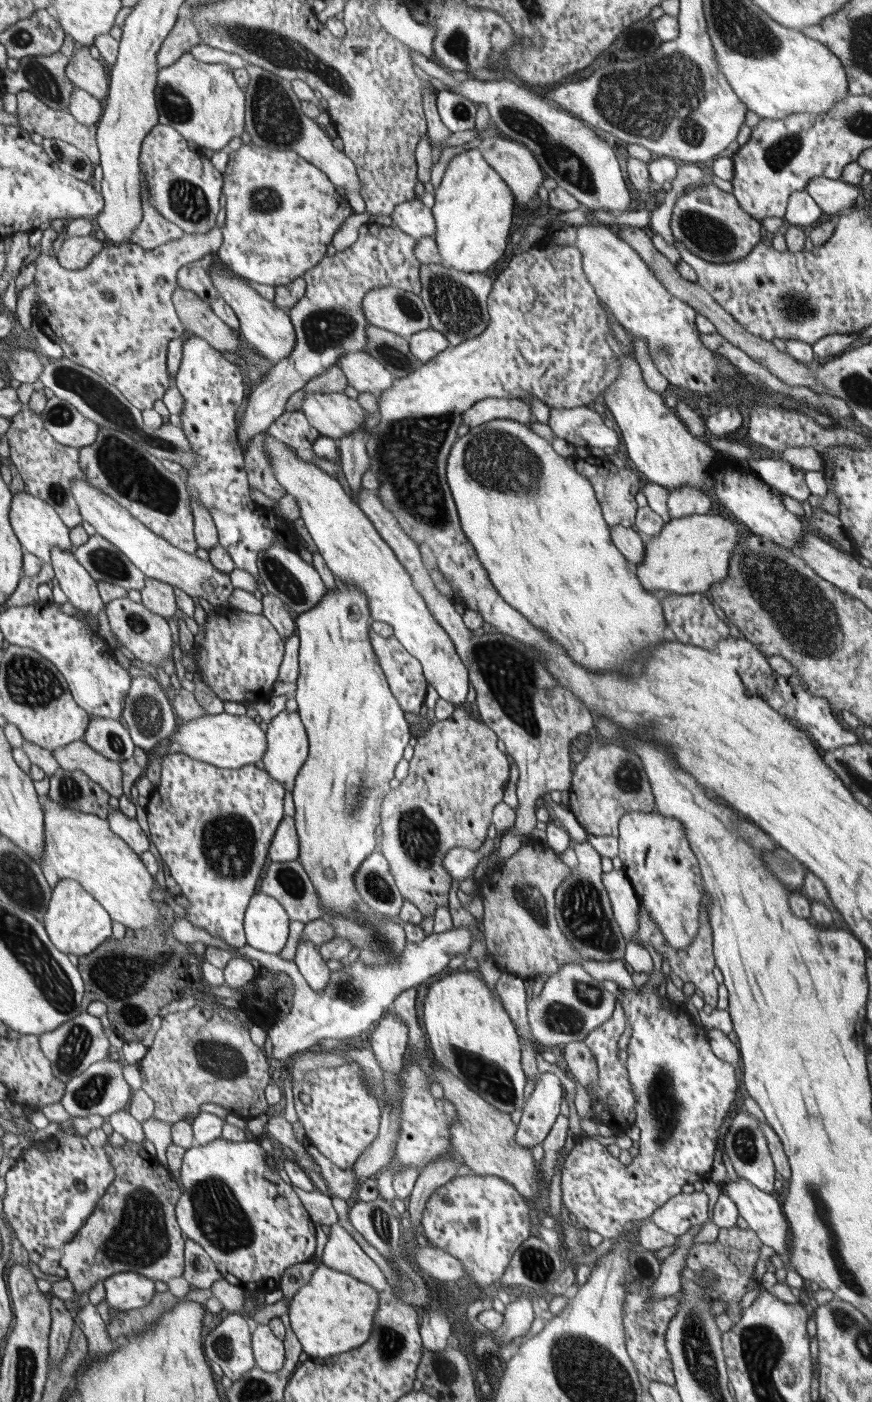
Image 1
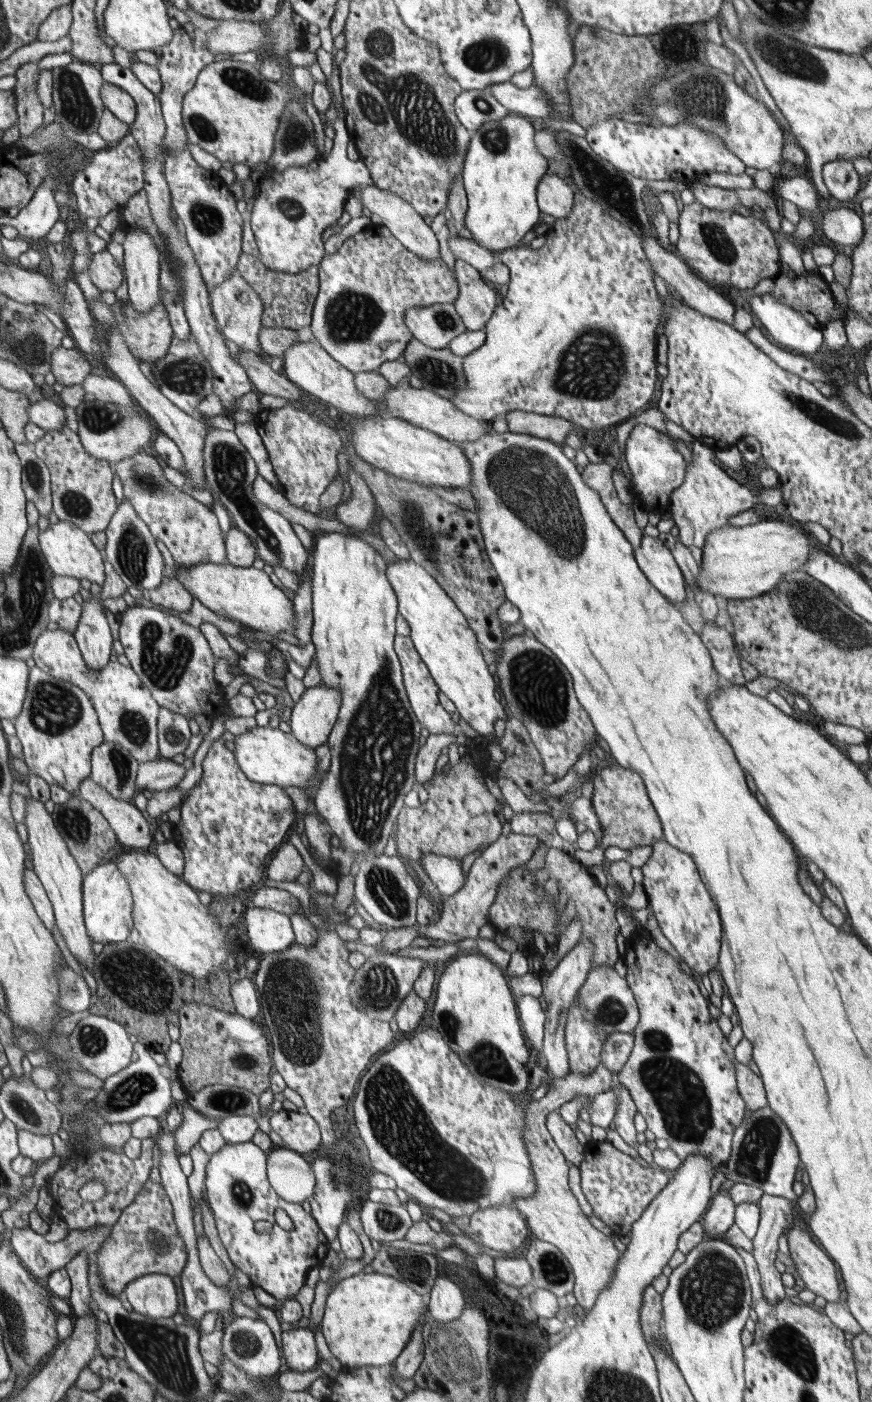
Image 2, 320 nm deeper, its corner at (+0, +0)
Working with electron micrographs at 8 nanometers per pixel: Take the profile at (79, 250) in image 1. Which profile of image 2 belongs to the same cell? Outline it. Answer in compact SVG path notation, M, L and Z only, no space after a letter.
M108 250L92 254L88 276L90 276L92 284L101 292L118 290L124 282L124 272L122 264Z

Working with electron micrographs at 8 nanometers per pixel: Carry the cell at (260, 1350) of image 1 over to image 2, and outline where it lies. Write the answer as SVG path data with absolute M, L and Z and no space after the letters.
M306 1328L284 1331L282 1349L286 1369L298 1372L310 1371L318 1366L317 1335Z

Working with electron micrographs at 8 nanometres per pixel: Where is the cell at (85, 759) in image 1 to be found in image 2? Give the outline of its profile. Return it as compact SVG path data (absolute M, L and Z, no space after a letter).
M158 758L140 764L135 785L148 792L174 789L186 776L187 764L176 764L172 759Z

